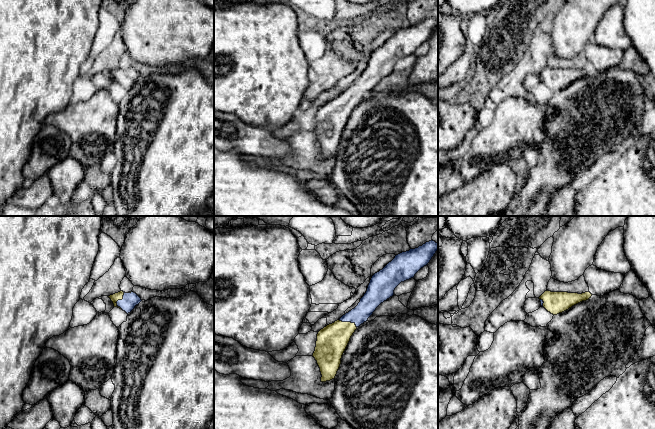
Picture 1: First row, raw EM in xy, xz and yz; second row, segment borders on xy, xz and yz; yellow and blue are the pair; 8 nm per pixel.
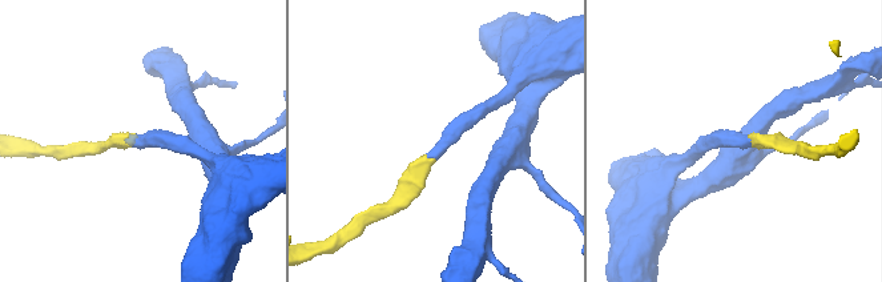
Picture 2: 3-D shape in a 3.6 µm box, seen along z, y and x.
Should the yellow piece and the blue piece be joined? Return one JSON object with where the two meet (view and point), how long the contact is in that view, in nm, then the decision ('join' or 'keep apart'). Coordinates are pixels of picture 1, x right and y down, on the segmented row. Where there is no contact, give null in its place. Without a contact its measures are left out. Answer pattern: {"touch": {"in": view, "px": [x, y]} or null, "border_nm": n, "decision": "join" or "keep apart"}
{"touch": {"in": "xy", "px": [119, 299]}, "border_nm": 140, "decision": "join"}

